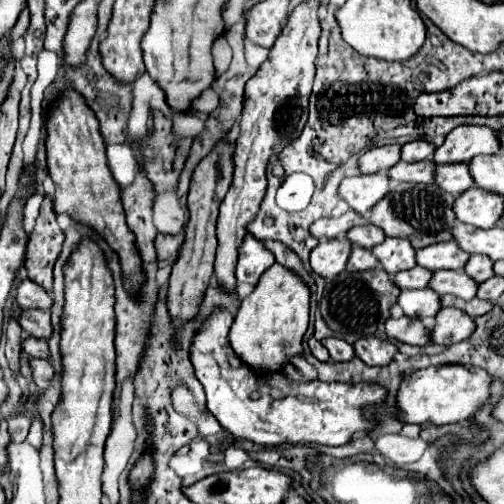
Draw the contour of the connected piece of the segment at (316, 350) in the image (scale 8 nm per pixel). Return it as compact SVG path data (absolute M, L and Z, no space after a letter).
M310 338L308 340L308 346L310 346L310 350L312 350L312 354L320 360L320 362L328 362L330 360L330 354L328 354L328 350L316 340L316 338Z

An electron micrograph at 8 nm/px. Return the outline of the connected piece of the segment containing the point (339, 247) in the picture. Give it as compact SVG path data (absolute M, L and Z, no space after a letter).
M346 238L322 240L310 254L310 266L322 278L338 276L346 268L350 252L352 252L352 242L348 242Z

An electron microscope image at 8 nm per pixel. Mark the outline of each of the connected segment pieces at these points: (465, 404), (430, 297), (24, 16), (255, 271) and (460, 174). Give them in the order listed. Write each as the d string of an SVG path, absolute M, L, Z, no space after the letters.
M460 364L430 366L402 376L396 394L394 418L406 424L432 422L434 426L468 420L478 410L478 406L486 402L488 394L490 394L490 376L482 368L474 368L474 366L470 368Z
M432 288L402 290L398 304L402 306L406 316L420 318L420 320L434 320L436 312L442 308L440 296L436 292L432 292Z
M28 6L22 10L20 13L18 20L10 32L10 40L15 41L16 39L20 38L21 35L27 30L30 21L30 13Z
M246 232L240 248L238 248L238 264L236 264L236 280L256 284L258 278L274 264L274 254L256 240L250 232Z
M438 164L436 184L454 196L460 196L460 192L474 186L472 176L468 176L468 164Z

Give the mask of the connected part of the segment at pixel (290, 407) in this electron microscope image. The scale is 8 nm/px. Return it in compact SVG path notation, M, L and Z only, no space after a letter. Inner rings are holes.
M216 308L200 324L190 344L190 360L204 386L206 406L230 436L262 446L300 442L342 446L354 432L372 430L374 422L364 416L364 406L384 402L386 392L380 386L326 384L320 380L302 384L284 372L256 372L234 354L228 342L230 324L232 314L226 308ZM254 392L260 392L260 398L252 398Z

